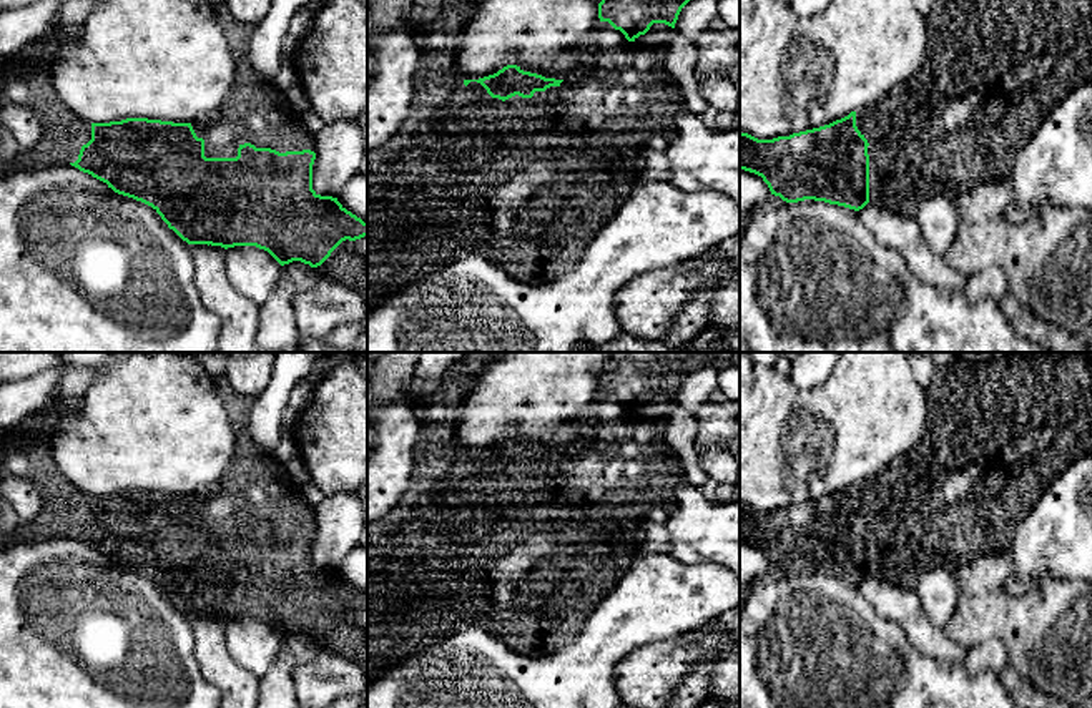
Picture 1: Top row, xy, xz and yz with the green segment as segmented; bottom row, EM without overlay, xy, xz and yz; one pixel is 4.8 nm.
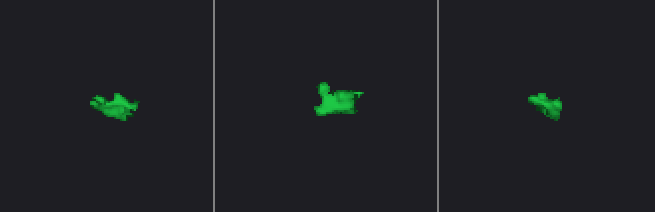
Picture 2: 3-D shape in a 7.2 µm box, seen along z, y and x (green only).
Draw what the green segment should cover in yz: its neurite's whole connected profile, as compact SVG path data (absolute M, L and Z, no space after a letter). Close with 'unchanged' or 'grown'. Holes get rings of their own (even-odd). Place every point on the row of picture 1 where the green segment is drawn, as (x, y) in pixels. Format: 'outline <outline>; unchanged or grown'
outline M934 0L926 22L927 43L924 47L921 68L908 81L893 88L874 105L851 111L848 116L819 128L773 140L758 140L740 131L740 170L761 176L771 194L780 196L786 203L814 199L854 211L871 203L911 216L917 206L931 196L959 194L979 183L1002 179L1011 171L1012 161L1021 148L1027 143L1050 108L1072 90L1092 80L1092 0Z; grown

